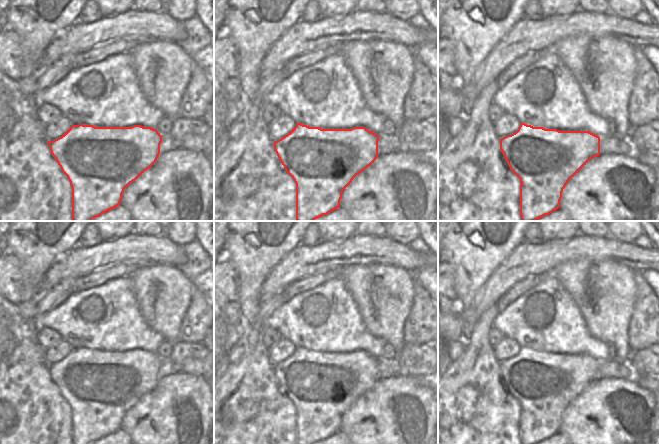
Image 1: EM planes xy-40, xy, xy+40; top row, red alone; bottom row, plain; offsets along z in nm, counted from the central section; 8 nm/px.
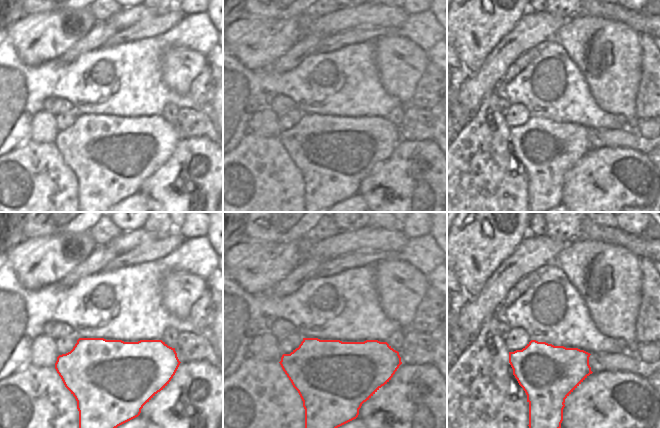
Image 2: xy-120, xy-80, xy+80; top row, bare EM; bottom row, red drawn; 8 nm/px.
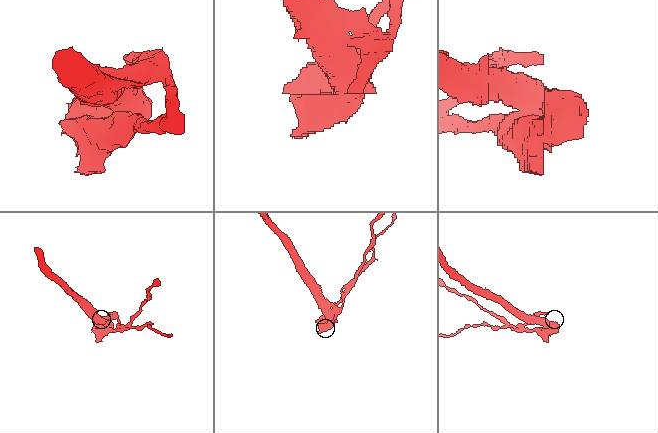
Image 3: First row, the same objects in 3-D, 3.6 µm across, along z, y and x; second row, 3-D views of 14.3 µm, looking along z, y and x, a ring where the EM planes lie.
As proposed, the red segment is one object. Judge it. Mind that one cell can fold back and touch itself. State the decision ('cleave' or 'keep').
cleave

